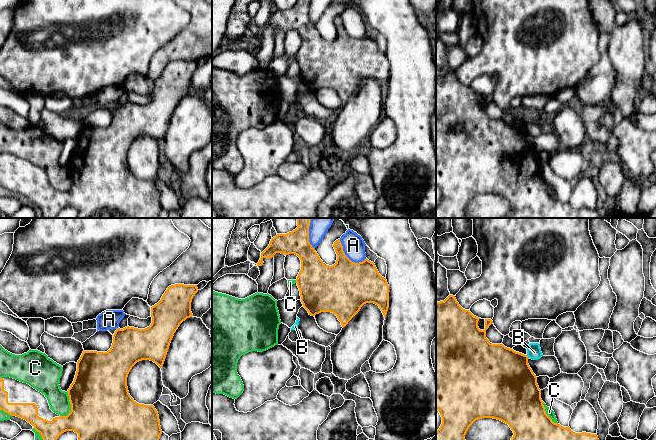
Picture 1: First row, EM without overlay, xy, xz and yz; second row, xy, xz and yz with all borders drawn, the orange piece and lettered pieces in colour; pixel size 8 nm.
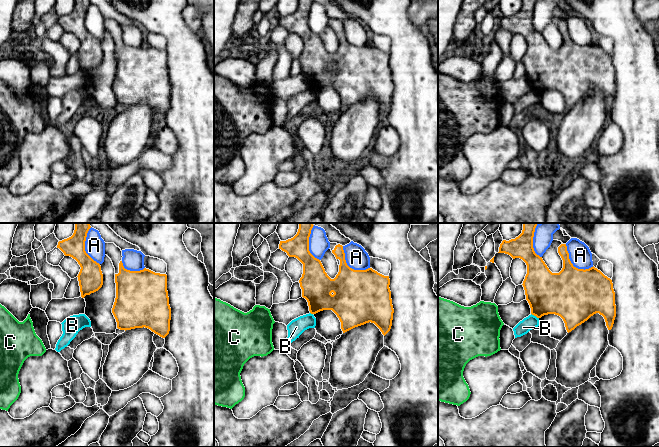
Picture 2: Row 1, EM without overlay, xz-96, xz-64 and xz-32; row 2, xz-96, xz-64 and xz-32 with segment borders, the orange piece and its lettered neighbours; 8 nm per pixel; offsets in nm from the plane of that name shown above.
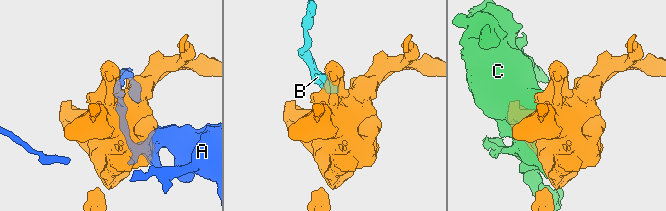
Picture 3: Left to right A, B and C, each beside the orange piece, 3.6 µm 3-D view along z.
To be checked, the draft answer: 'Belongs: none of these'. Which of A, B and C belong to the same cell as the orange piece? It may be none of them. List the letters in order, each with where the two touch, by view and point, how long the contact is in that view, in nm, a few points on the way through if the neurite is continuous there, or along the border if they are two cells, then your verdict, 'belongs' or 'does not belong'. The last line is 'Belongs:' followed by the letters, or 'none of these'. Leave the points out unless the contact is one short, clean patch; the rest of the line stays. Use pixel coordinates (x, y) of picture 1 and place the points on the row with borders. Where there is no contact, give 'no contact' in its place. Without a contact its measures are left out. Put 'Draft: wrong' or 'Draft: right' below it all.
A: meets orange in xz at (347, 257); contact 280 nm long; does not belong
B: meets orange in yz at (527, 357); contact 40 nm long; border along yz (526, 355), (528, 358); does not belong
C: meets orange in xy at (71, 406); contact 220 nm long; does not belong
Belongs: none of these
Draft: right

